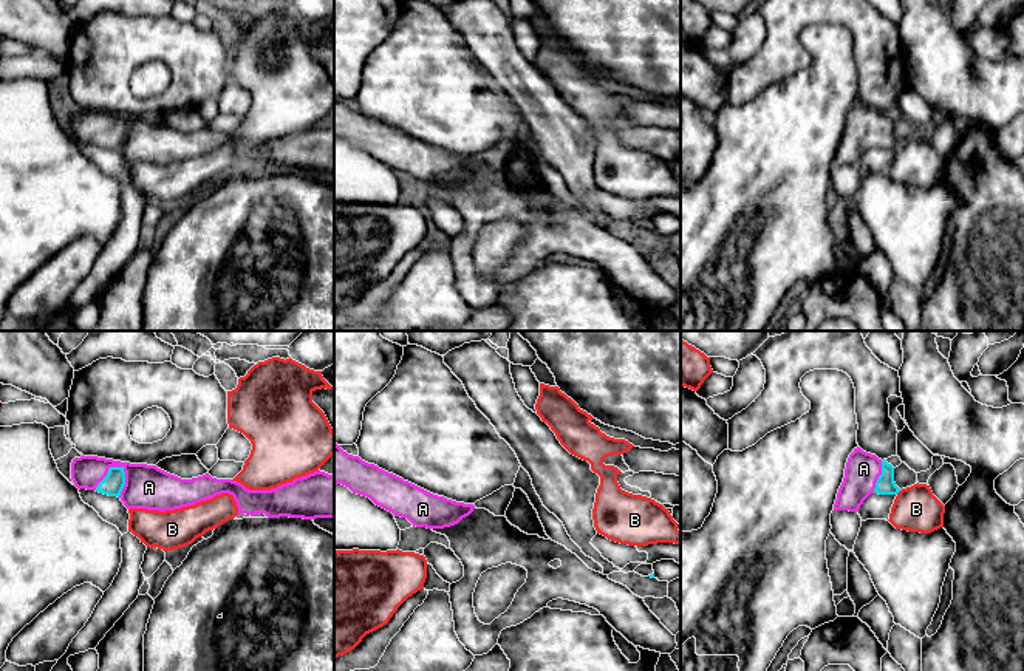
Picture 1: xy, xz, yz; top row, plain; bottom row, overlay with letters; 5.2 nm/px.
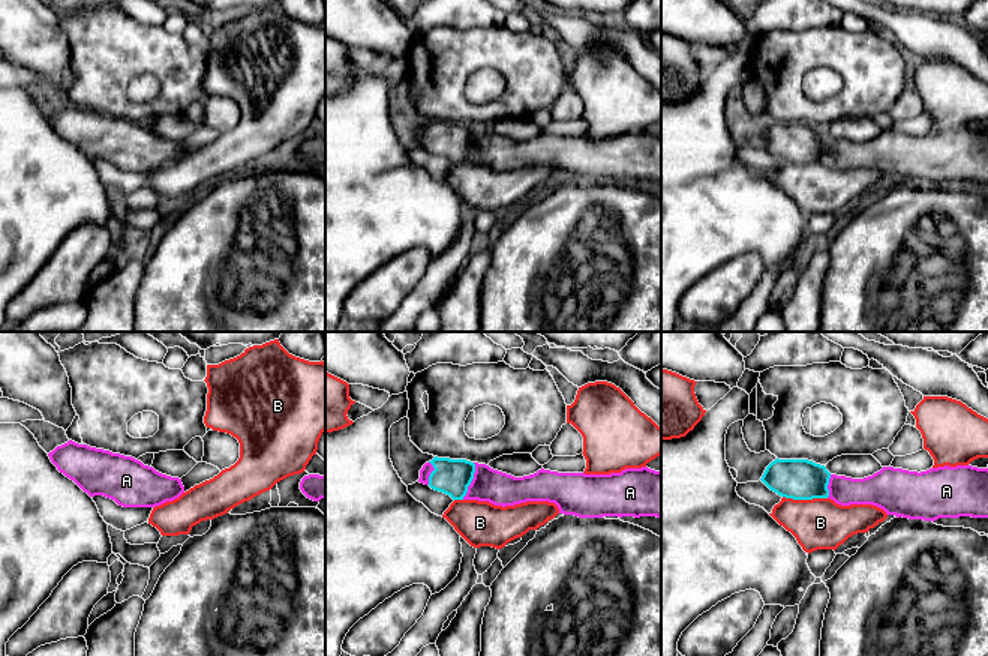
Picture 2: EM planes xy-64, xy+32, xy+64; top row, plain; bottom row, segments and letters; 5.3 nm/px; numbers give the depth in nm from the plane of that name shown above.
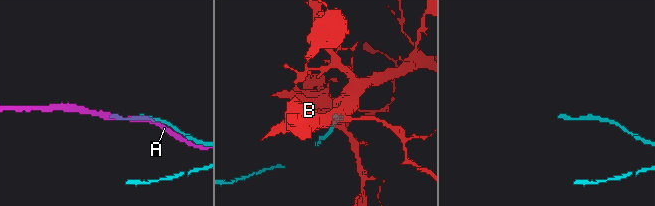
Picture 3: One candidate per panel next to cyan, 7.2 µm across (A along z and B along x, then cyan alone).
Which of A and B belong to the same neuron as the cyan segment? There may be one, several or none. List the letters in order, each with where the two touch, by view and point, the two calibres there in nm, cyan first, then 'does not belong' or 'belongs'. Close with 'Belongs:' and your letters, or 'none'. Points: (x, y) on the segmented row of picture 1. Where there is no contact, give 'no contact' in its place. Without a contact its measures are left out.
A: xy (109, 472) | 110/220 nm | belongs
B: yz (897, 492) | 100/240 nm | does not belong
Belongs: A

